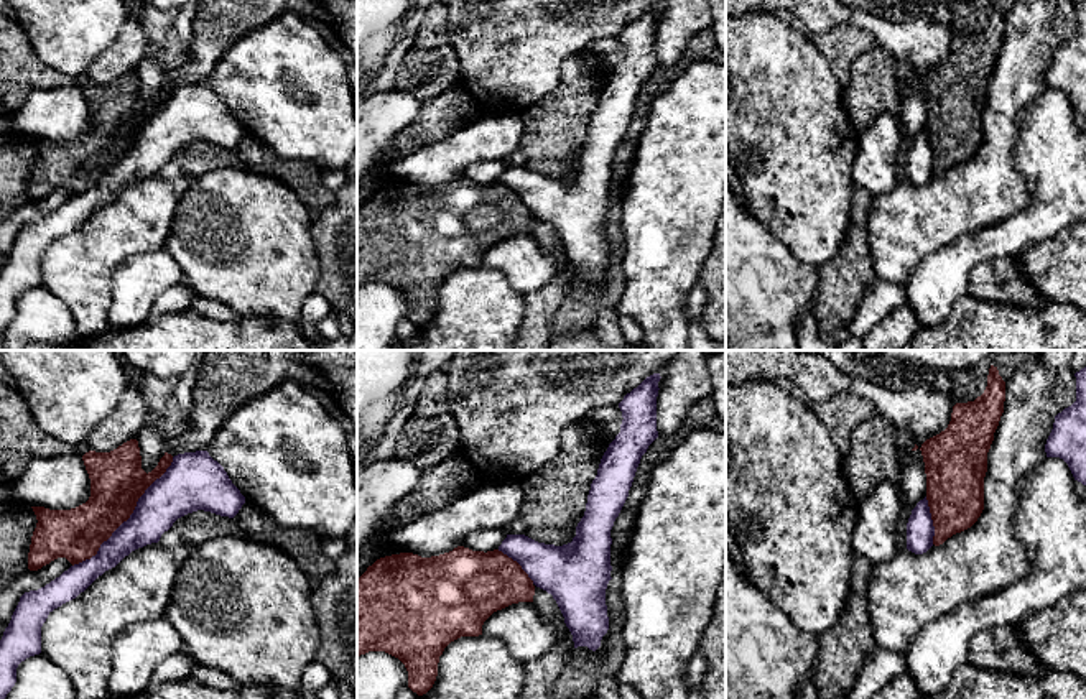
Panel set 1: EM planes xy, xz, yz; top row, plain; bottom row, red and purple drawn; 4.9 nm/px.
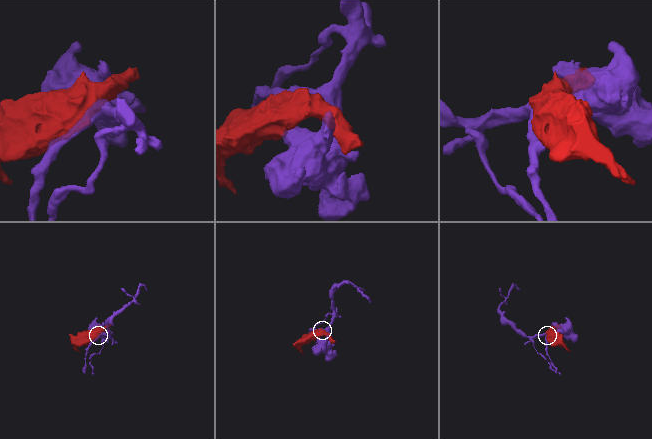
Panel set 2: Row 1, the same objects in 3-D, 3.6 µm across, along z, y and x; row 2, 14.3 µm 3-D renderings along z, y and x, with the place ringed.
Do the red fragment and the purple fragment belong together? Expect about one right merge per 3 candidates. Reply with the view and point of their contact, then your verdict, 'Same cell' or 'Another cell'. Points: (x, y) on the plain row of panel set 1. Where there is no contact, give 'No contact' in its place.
Touches red at xy (129, 148). Another cell

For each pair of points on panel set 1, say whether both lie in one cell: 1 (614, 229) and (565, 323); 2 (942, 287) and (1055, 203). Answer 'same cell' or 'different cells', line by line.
1: same cell
2: same cell

